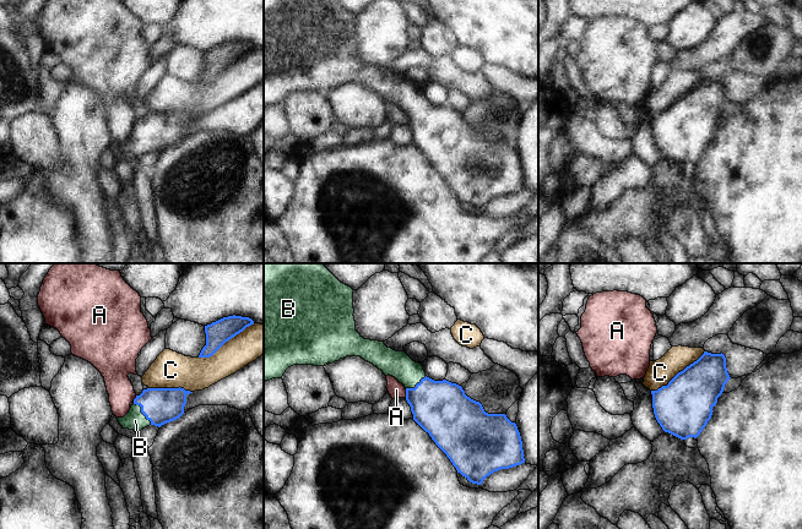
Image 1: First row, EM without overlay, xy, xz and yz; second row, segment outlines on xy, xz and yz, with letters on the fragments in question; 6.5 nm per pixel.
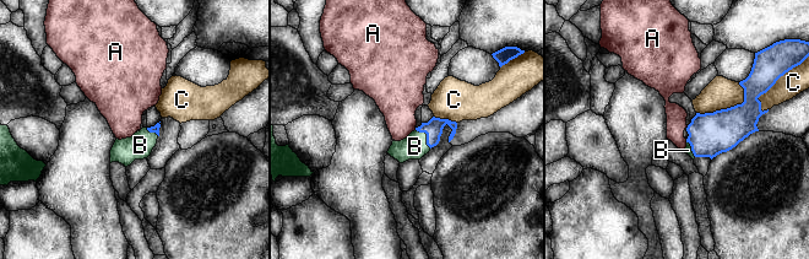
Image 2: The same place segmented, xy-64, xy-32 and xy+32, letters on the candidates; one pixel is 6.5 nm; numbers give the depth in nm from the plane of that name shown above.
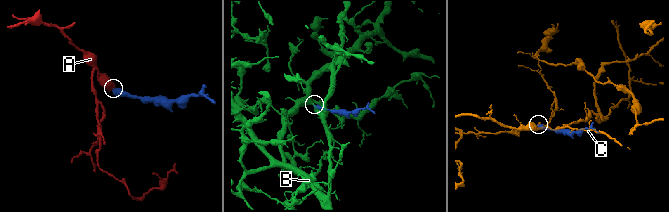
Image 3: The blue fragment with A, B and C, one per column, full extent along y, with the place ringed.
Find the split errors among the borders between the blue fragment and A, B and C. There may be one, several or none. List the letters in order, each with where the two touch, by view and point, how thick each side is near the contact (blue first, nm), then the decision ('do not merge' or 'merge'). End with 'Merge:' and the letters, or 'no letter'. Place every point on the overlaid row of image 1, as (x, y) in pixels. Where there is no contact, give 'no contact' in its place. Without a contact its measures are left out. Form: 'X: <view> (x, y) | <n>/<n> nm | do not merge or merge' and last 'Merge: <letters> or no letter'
A: xz (406, 393) | 360/110 nm | do not merge
B: xy (141, 412) | 240/130 nm | merge
C: xy (226, 341) | 160/220 nm | do not merge
Merge: B

